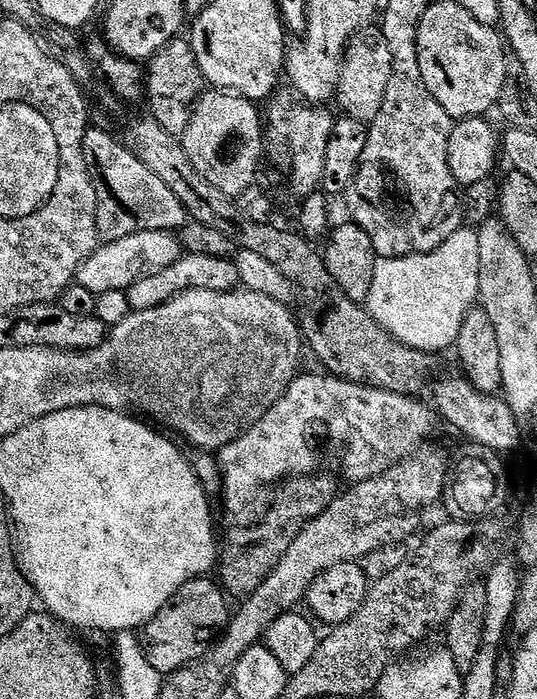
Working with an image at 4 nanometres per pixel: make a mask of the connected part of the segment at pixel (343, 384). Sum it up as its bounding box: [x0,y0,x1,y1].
[312,378,437,482]

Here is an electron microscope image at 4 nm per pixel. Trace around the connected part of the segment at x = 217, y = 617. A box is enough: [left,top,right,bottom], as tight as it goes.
[139,578,230,674]

